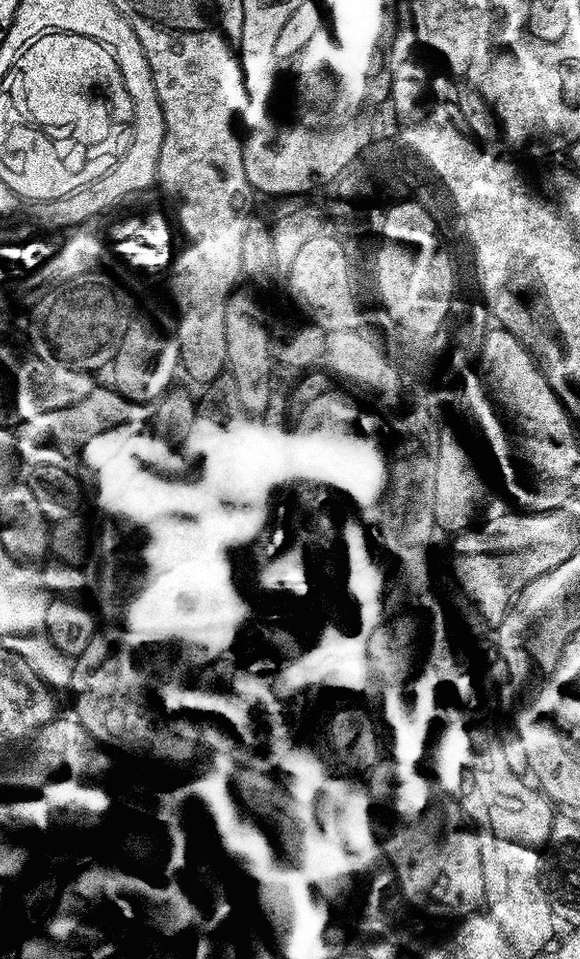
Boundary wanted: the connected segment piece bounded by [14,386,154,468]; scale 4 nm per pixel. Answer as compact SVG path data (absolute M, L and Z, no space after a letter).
M97 386L82 402L68 406L62 410L46 410L35 418L26 418L26 422L15 425L16 454L28 466L65 466L68 459L75 457L94 434L102 434L102 430L110 430L114 426L122 426L126 422L151 421L154 411L152 404L139 404L127 398L115 387Z

